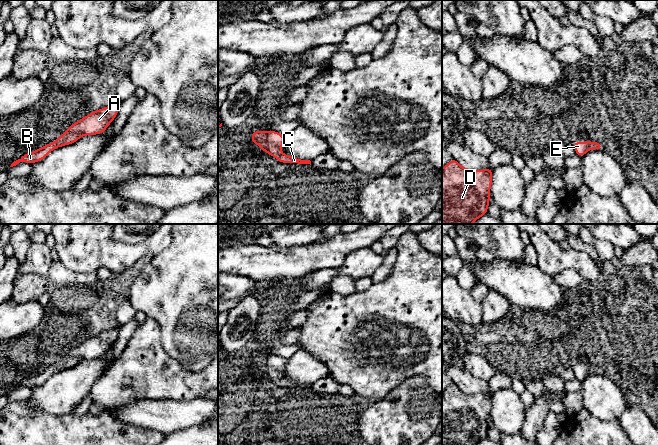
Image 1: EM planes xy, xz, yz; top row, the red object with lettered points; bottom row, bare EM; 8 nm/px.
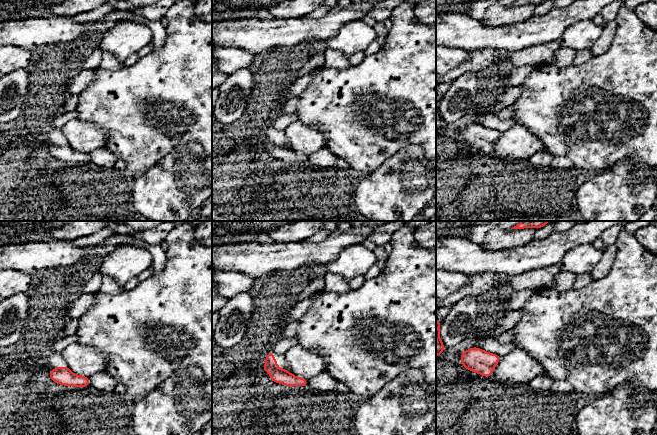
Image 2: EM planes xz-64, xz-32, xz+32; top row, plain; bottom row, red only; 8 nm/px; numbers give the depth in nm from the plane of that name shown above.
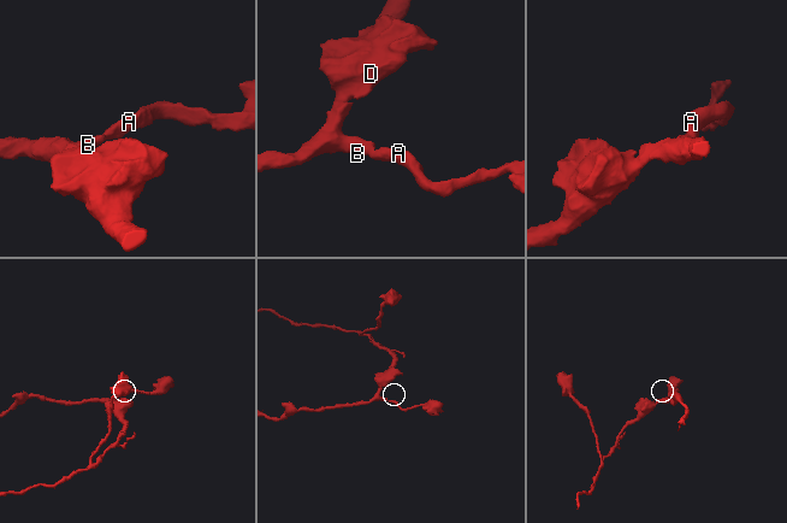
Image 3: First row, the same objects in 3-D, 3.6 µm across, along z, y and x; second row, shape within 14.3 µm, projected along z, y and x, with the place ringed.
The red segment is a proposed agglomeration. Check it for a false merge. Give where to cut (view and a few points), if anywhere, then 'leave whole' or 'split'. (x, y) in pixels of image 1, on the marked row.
cut none; leave whole

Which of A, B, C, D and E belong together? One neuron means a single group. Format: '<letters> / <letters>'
A B C D E

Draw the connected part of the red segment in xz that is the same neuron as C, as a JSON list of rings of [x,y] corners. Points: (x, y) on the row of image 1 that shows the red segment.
[[[255,131],[251,135],[251,141],[254,144],[258,144],[269,155],[273,155],[279,162],[311,165],[310,160],[301,160],[293,156],[288,156],[279,150],[285,142],[285,137],[279,132]]]

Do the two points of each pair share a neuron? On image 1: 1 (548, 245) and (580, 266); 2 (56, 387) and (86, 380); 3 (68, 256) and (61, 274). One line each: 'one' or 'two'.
1: one
2: one
3: two

